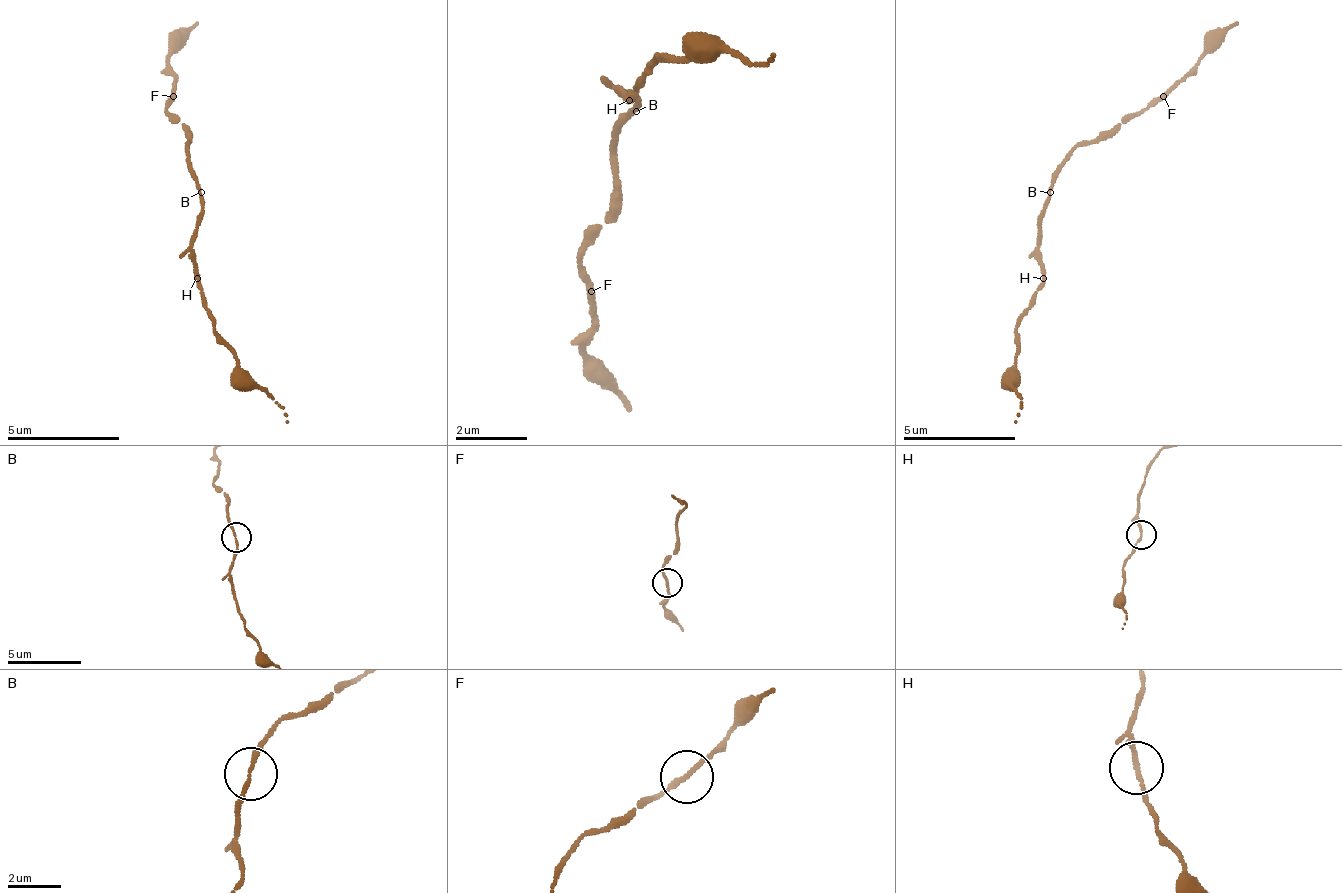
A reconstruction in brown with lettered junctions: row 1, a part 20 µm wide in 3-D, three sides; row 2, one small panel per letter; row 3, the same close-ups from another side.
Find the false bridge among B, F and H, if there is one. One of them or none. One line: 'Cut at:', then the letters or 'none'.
Cut at: none

